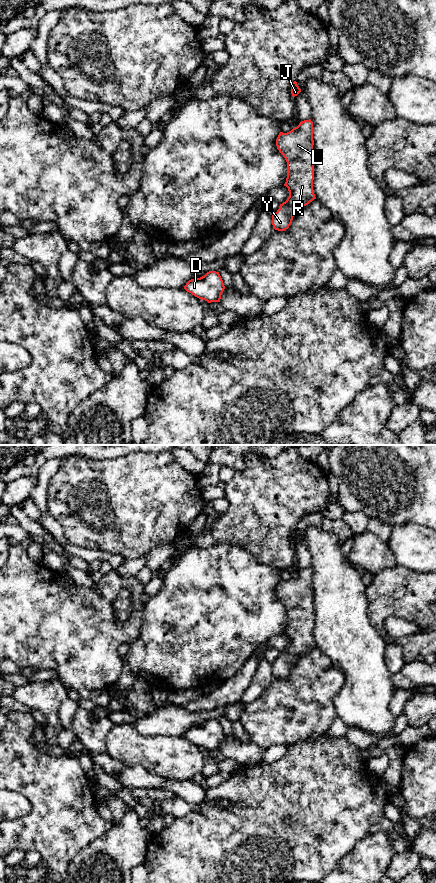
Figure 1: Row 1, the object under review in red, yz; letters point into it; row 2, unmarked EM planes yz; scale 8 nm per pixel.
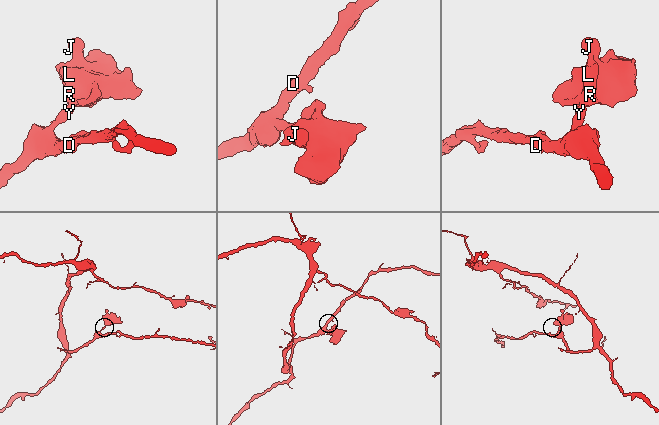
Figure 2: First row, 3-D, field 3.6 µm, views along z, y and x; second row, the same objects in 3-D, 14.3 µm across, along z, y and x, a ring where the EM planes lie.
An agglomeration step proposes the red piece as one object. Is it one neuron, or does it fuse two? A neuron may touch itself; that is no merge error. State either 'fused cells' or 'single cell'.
single cell

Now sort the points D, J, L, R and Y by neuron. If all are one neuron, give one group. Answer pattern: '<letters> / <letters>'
D J L R Y

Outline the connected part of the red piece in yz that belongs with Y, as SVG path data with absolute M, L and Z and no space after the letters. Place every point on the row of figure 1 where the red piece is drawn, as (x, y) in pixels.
M311 119L304 120L287 133L280 132L276 139L276 146L287 162L287 178L284 186L288 188L289 197L280 204L279 209L272 215L272 225L275 230L285 231L293 220L293 210L300 209L314 199L314 157L313 157L313 122Z

